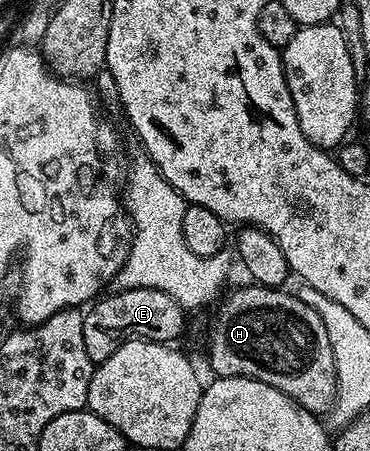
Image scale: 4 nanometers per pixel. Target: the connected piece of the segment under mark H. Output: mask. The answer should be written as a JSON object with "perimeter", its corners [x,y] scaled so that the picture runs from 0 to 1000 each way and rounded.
{"perimeter":[[[670,632],[630,645],[608,665],[584,674],[576,727],[565,734],[565,814],[578,834],[643,831],[697,840],[786,880],[819,907],[859,925],[886,922],[900,905],[911,869],[905,792],[895,783],[895,756],[884,756],[884,729],[862,712],[862,694],[841,676],[819,676],[800,652],[770,641],[741,641],[703,632]]]}

